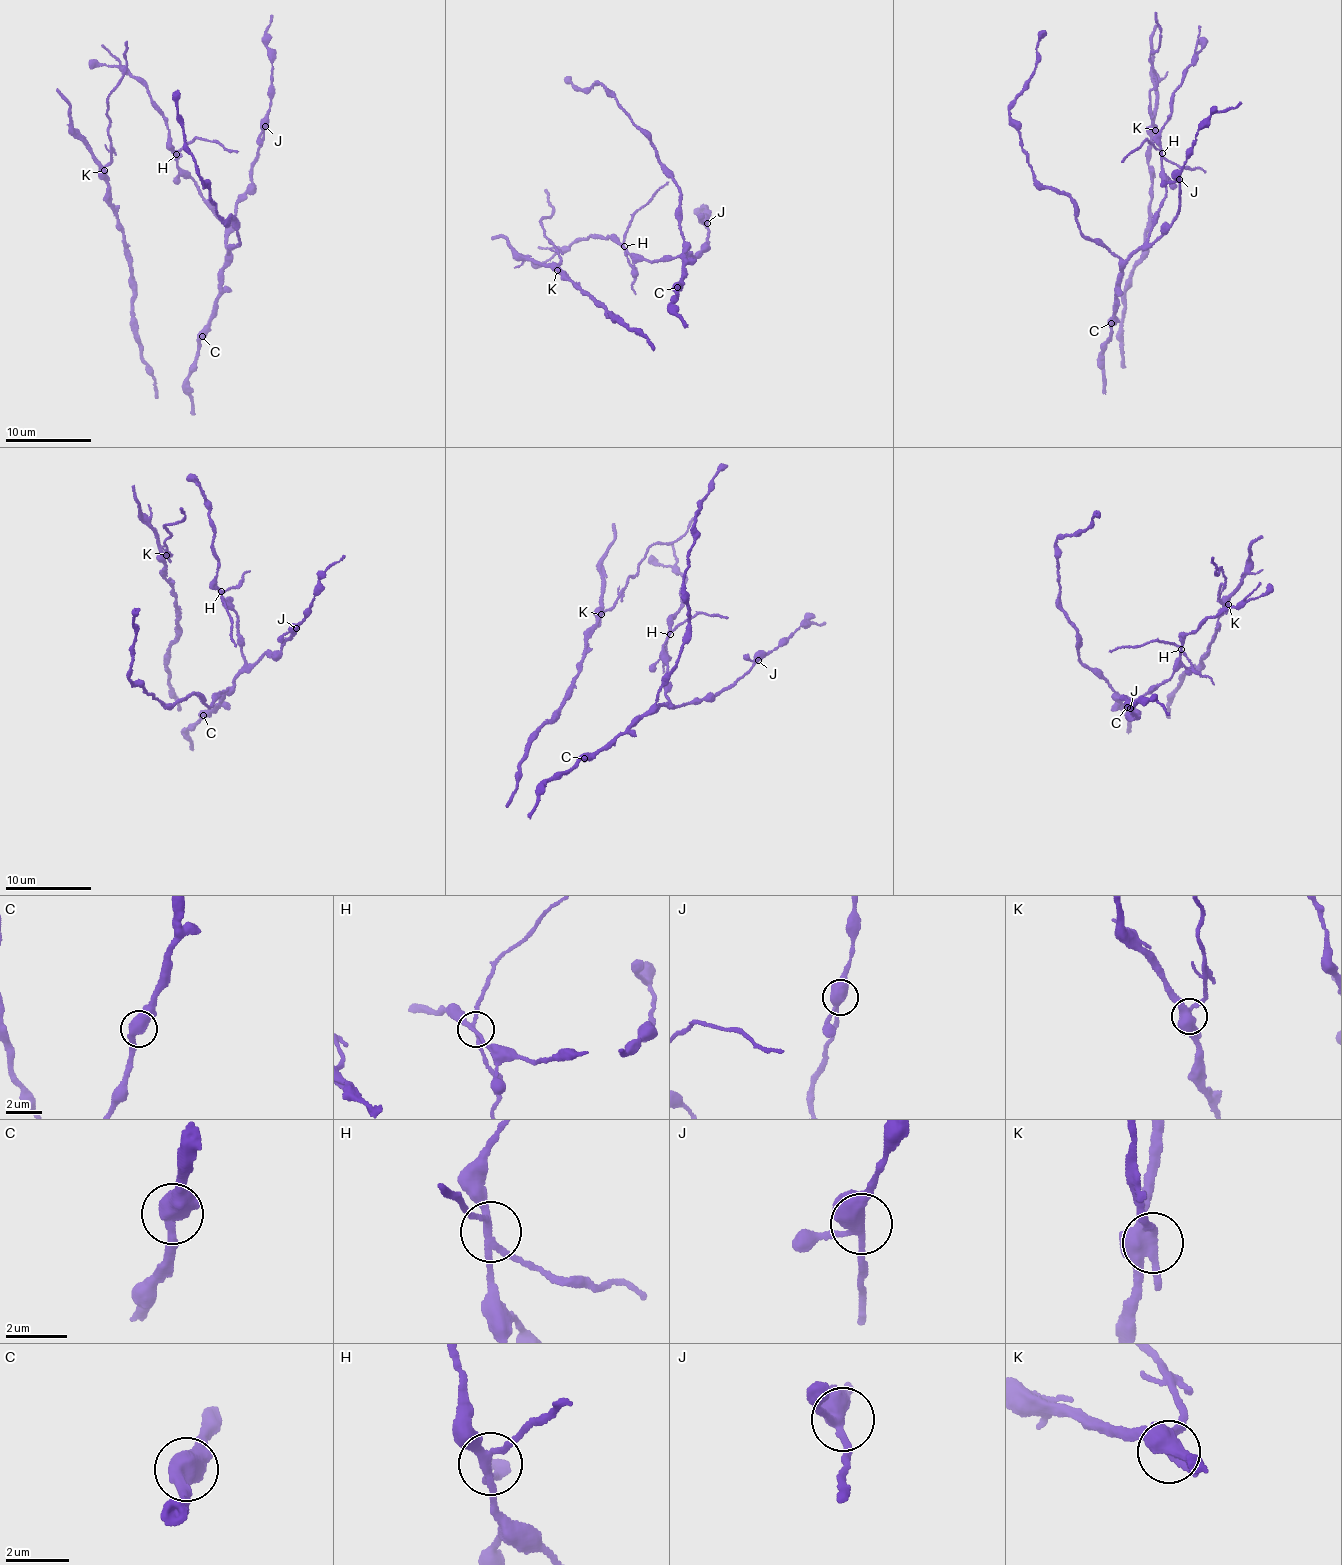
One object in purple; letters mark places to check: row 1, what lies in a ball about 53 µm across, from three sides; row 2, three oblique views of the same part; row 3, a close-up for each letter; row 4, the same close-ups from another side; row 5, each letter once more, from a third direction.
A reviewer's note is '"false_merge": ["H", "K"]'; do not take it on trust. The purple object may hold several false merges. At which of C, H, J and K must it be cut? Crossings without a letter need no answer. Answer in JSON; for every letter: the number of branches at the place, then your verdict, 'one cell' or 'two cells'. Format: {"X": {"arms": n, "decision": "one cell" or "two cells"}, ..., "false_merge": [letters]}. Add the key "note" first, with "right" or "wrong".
{"note": "right", "C": {"arms": 2, "decision": "one cell"}, "H": {"arms": 4, "decision": "two cells"}, "J": {"arms": 4, "decision": "one cell"}, "K": {"arms": 4, "decision": "two cells"}, "false_merge": ["H", "K"]}

